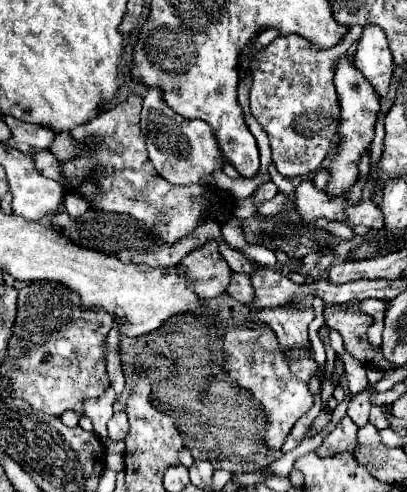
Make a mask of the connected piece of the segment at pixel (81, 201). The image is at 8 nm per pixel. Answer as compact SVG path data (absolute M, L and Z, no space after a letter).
M66 192L64 194L67 197L63 198L63 204L65 204L67 213L72 220L77 220L80 215L84 214L89 209L87 200L82 197L75 197L78 194L72 194L72 192Z

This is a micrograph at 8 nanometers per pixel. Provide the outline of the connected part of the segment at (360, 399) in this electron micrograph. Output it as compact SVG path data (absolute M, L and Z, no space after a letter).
M364 390L364 392L356 394L356 396L352 398L350 406L348 406L348 416L350 416L358 426L364 426L364 424L368 422L368 414L370 414L370 408L372 408L370 396L372 396L372 392Z

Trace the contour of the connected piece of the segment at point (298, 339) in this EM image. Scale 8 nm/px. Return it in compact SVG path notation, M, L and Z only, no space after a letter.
M282 306L282 308L264 308L256 314L258 320L266 322L280 342L280 348L284 350L308 350L310 338L308 338L308 324L315 318L313 308L298 310L294 306Z

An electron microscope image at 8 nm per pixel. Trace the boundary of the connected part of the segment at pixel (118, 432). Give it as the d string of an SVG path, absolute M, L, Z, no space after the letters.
M116 412L108 422L108 436L112 440L124 440L128 434L128 416L126 412Z

